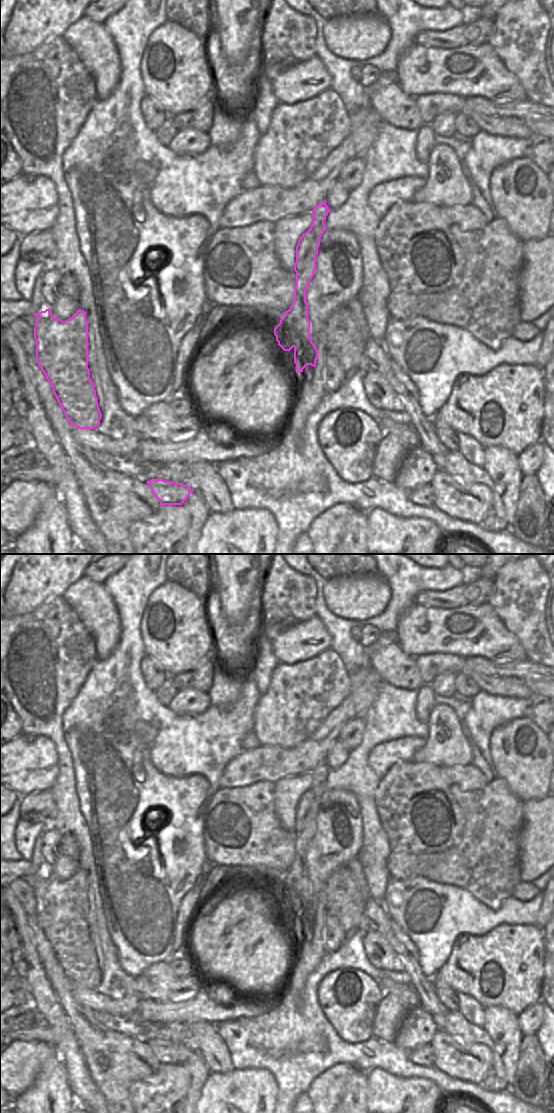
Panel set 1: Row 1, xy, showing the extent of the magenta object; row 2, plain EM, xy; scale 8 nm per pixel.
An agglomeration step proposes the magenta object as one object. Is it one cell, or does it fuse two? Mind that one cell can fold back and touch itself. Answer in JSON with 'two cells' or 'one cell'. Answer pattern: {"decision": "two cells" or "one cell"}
{"decision": "two cells"}

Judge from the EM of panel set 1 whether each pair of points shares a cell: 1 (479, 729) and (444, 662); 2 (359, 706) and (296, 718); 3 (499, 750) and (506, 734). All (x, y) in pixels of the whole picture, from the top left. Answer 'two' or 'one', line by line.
1: two
2: two
3: one

